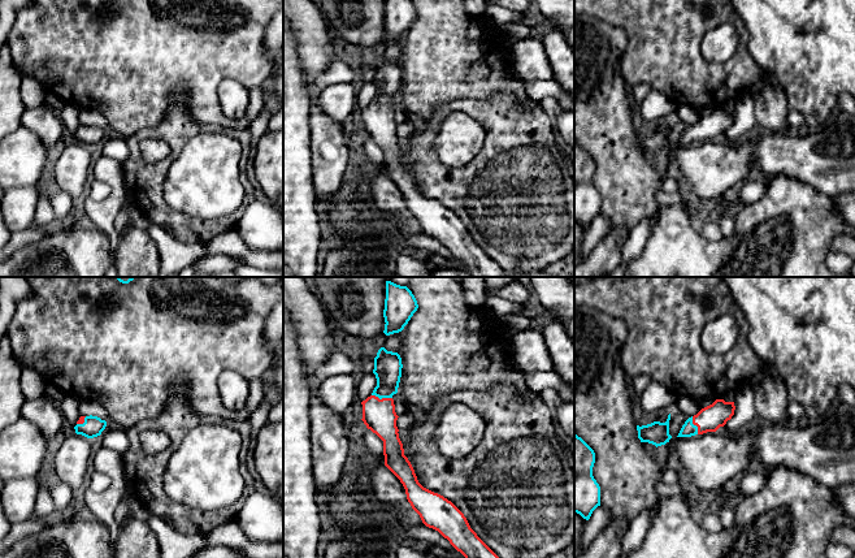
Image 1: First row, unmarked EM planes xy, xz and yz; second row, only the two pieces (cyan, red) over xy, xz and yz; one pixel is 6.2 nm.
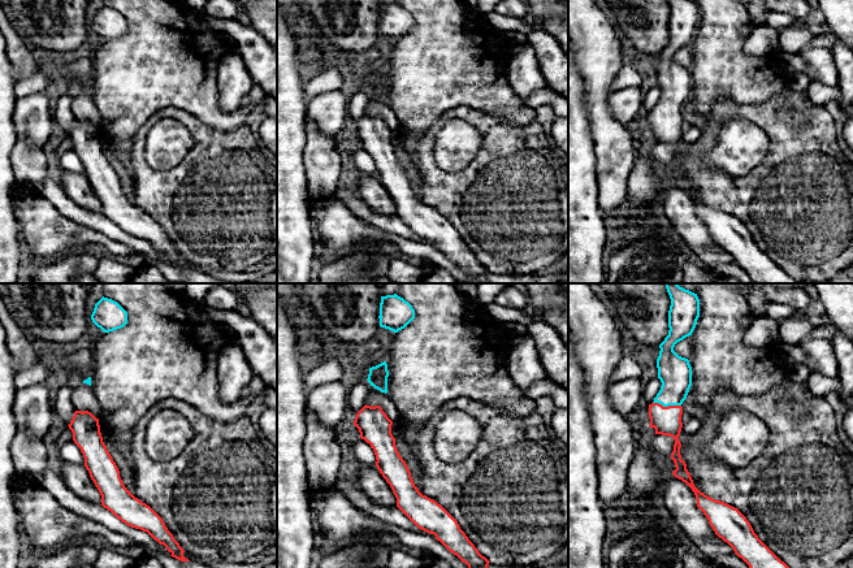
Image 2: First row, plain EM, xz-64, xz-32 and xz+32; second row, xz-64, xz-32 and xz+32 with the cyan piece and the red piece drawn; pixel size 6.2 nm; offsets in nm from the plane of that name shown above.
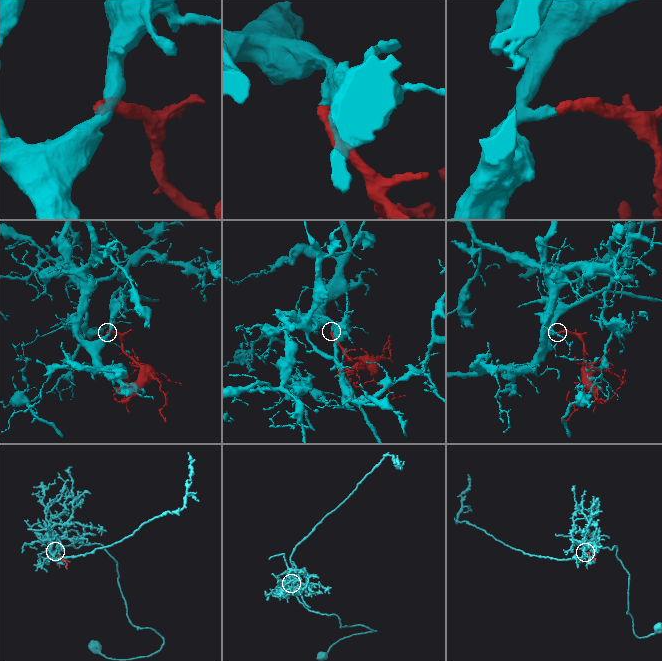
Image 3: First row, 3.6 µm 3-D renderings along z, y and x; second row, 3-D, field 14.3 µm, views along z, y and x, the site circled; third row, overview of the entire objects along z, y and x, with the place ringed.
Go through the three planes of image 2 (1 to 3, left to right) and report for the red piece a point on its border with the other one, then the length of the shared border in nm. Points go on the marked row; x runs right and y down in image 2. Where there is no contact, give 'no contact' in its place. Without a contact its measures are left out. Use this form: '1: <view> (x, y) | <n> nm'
1: no contact
2: no contact
3: xz+32 (667, 406) | 180 nm

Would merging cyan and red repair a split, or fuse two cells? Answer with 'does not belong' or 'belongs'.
belongs

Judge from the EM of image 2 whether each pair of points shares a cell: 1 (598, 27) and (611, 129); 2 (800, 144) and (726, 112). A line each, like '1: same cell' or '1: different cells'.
1: same cell
2: same cell

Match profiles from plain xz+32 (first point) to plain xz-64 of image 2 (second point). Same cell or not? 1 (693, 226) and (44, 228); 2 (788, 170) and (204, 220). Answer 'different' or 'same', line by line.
1: different
2: same

